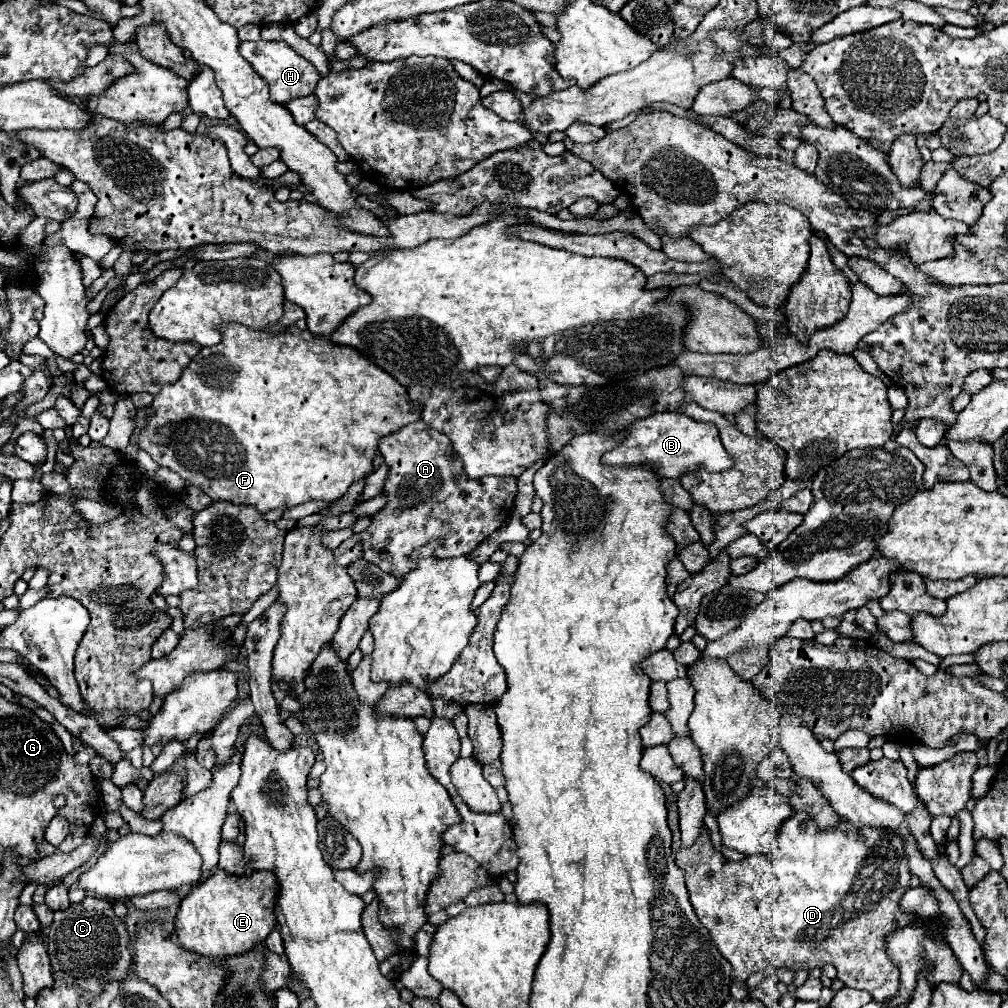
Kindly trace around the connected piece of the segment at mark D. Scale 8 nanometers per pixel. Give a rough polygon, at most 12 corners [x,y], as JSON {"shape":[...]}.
{"shape":[[796,812],[778,854],[676,866],[736,980],[834,964],[876,1002],[902,840]]}

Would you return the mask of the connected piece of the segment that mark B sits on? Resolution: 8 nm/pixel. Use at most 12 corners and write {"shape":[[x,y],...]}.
{"shape":[[682,412],[636,420],[602,456],[680,478],[734,466],[716,426]]}

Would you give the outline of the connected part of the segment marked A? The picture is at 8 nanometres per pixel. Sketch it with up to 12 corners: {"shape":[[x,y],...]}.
{"shape":[[422,420],[382,438],[388,502],[336,548],[404,576],[510,518],[516,478],[470,480]]}

